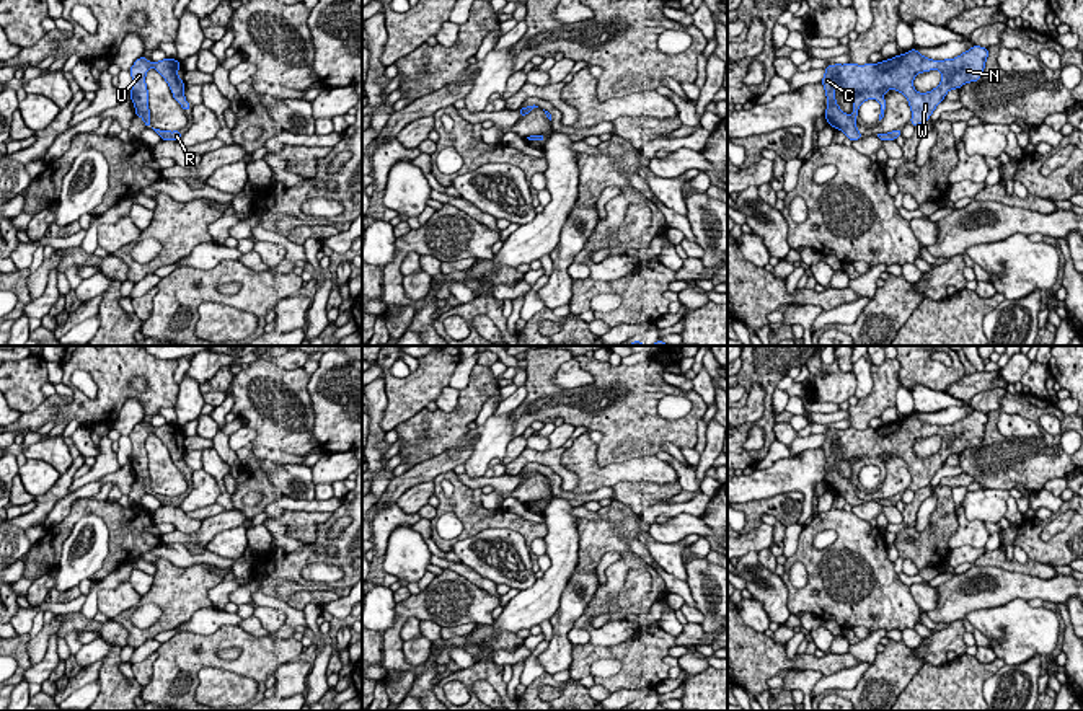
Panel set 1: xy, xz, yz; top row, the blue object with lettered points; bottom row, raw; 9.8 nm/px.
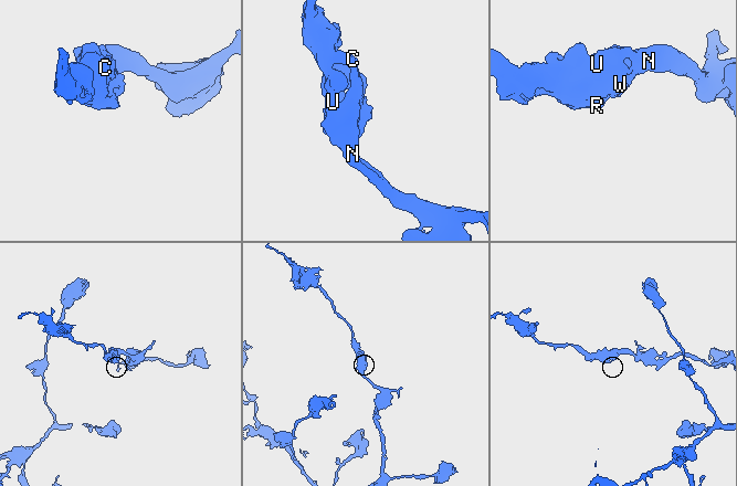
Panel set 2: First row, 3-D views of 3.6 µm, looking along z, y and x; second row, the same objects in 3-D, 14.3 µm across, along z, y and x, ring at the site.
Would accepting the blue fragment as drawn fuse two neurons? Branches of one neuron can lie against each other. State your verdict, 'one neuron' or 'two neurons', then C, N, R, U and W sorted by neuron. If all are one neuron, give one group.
one neuron; C N R U W

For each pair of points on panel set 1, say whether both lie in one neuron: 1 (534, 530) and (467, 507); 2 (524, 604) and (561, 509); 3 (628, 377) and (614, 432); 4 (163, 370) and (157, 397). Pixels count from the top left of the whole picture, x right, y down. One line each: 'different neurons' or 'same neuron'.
1: same neuron
2: same neuron
3: same neuron
4: same neuron

